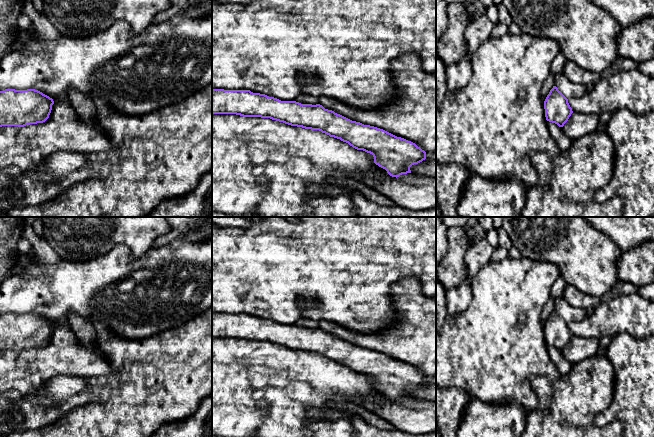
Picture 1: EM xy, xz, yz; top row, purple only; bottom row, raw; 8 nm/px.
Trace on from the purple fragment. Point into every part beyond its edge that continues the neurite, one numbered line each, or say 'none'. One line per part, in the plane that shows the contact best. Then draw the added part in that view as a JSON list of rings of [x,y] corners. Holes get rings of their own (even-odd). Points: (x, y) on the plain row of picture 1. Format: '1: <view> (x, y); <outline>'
none

